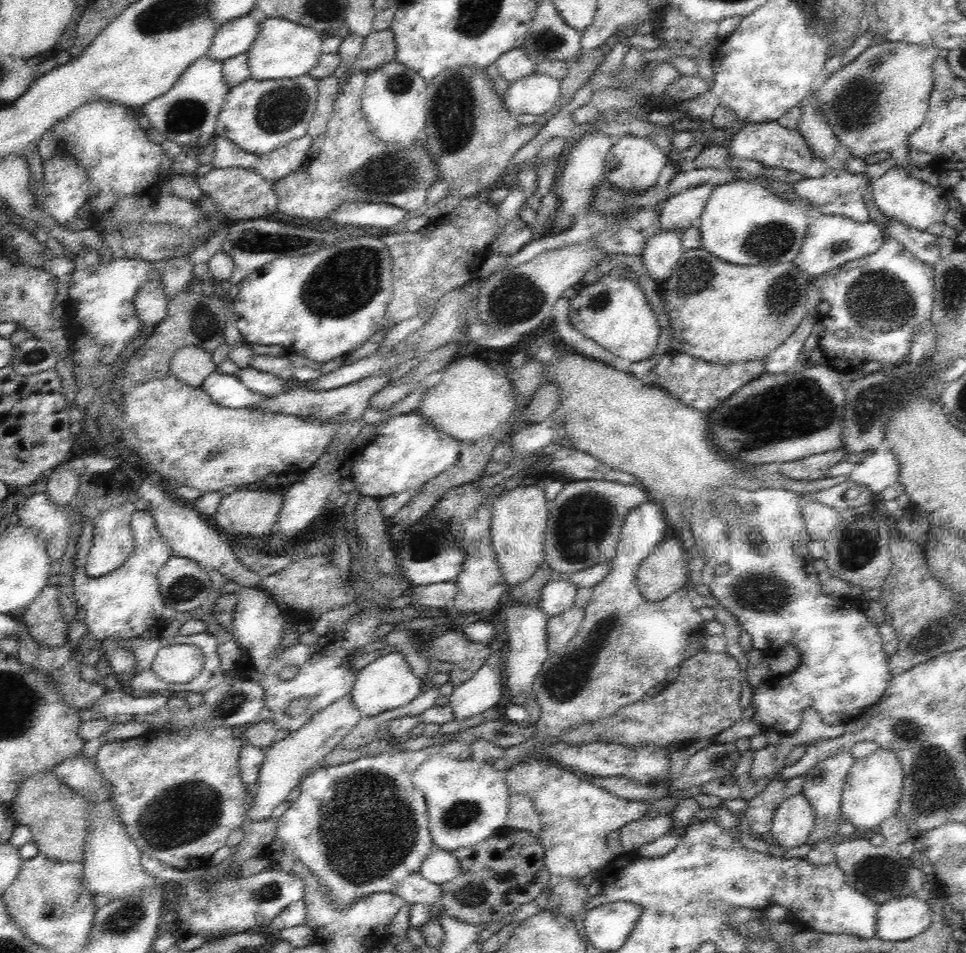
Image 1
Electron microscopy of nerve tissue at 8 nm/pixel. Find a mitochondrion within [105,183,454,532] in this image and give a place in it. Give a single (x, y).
(346, 282)

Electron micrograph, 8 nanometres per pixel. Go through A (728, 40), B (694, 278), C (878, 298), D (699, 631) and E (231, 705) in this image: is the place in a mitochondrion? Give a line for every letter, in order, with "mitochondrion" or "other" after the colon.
A: other
B: mitochondrion
C: mitochondrion
D: other
E: mitochondrion

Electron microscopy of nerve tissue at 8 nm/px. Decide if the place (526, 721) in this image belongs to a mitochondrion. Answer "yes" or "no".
no

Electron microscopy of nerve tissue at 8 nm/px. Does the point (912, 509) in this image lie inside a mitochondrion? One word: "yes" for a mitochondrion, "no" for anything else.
no

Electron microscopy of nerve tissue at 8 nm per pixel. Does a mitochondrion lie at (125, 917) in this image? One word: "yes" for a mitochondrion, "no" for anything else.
yes

